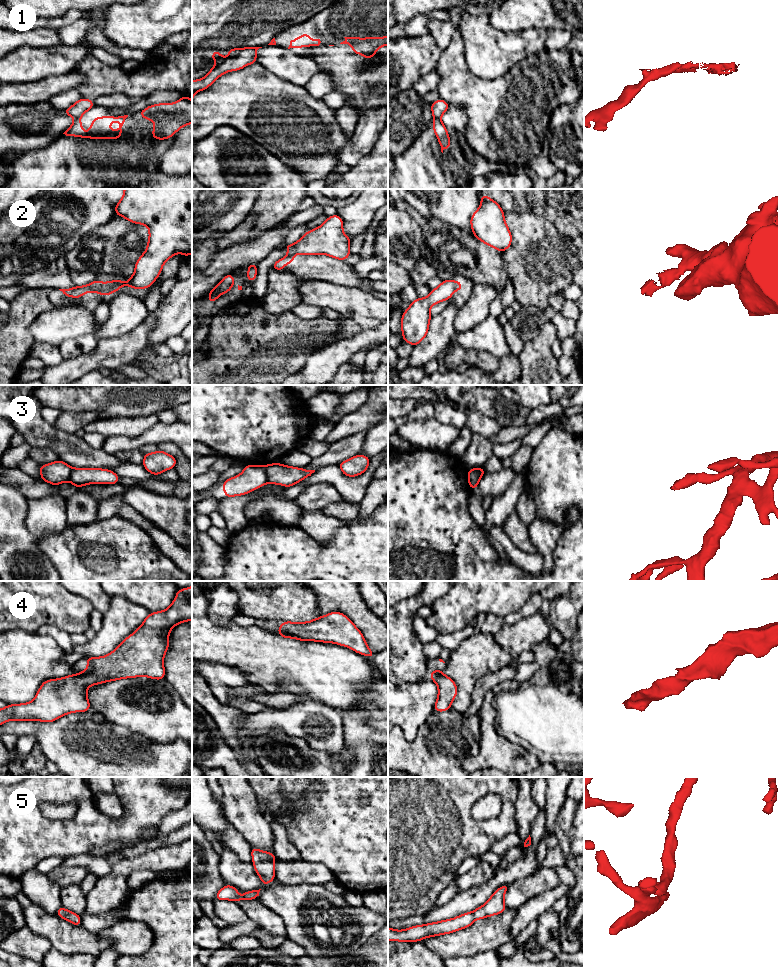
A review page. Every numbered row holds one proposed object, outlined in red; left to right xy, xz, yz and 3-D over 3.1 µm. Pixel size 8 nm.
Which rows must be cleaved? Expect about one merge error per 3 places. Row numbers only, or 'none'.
1, 2, 3

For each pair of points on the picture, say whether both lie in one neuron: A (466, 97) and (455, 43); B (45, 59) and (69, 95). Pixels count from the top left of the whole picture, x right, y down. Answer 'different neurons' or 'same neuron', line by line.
A: same neuron
B: different neurons

